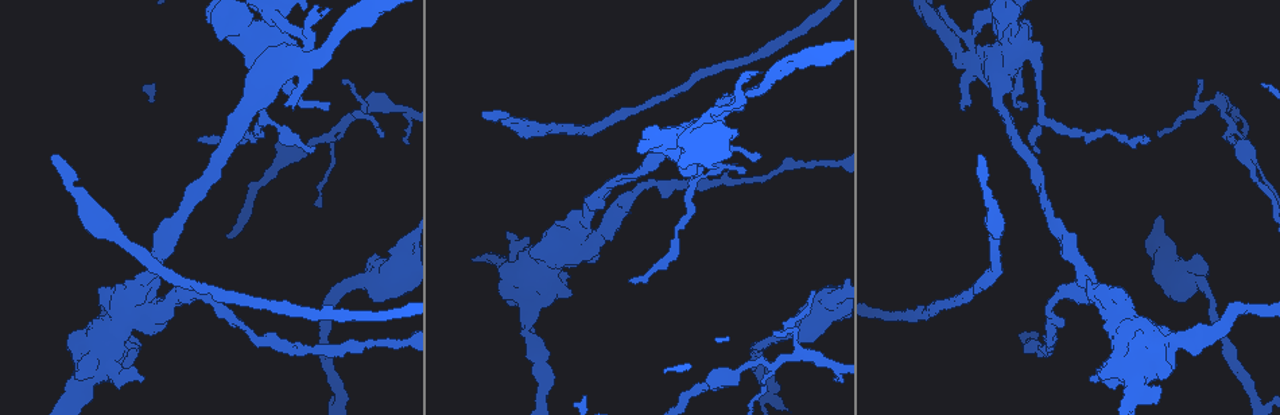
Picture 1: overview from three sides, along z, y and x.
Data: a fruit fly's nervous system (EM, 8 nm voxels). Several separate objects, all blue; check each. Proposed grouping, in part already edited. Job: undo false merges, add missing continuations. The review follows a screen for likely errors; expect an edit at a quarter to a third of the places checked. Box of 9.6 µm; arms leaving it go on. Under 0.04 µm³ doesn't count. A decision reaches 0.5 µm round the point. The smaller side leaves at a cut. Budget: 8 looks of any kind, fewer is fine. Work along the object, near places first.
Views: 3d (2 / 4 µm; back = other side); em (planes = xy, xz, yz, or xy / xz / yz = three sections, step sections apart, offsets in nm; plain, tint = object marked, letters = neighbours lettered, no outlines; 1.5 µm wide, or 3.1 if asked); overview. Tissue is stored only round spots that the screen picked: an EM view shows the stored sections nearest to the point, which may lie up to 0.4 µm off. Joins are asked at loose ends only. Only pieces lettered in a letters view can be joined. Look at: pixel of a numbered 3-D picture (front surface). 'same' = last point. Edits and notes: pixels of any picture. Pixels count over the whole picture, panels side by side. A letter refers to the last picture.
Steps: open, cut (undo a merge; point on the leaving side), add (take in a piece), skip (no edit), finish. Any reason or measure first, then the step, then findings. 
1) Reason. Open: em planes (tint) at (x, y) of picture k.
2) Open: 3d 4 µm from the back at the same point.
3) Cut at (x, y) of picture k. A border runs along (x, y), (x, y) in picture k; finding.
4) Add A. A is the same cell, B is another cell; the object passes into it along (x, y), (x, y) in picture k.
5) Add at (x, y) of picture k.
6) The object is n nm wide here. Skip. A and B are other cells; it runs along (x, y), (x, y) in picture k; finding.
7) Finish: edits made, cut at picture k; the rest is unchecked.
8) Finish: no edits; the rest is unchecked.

Branch stops here. Open: em planes (letters) at (486, 119) of picture 1.

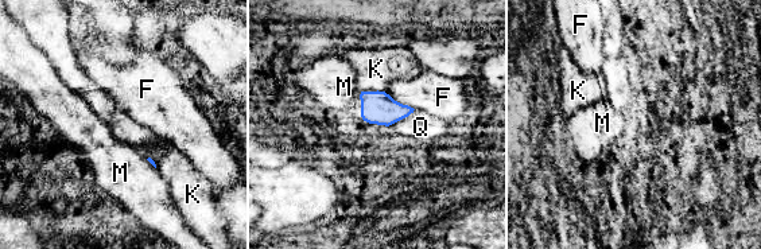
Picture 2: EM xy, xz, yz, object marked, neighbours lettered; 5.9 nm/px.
Skip. F, K, M and Q are other cells; a border runs along (415, 109), (388, 127) in picture 2; no lettered piece goes on from it.

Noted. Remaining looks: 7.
Calibre changes. Open: em planes (letters) at (1242, 150) of picture 1.

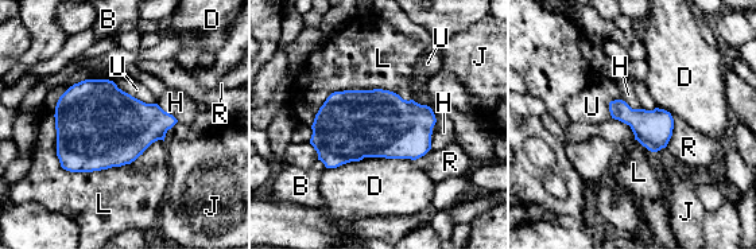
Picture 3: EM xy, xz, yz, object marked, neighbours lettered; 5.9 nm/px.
Skip. B, D, H, J, L, R and U are other cells; a border runs along (54, 127), (70, 171), (163, 140) in picture 3; all the same cell.

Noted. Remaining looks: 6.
Touches itself. Open: 3d 2 µm at (303, 59) of picture 1.

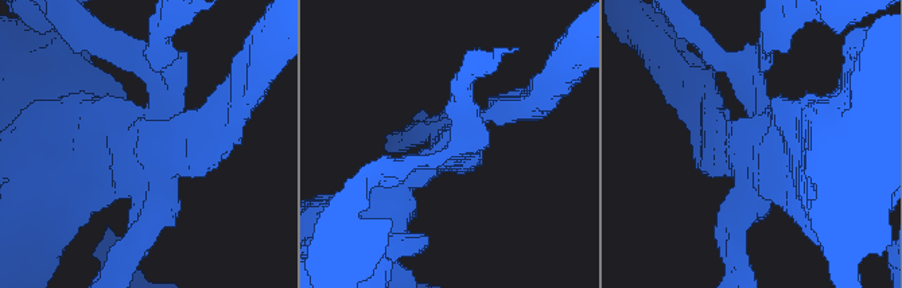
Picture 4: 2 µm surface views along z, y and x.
Open: em planes (tint) at (145, 143) of picture 4.

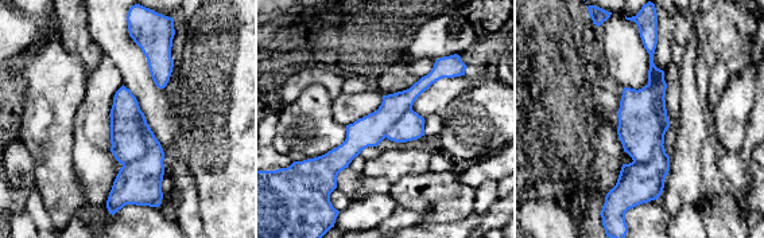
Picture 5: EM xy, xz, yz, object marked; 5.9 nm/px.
Open: em planes (letters) at the same point.

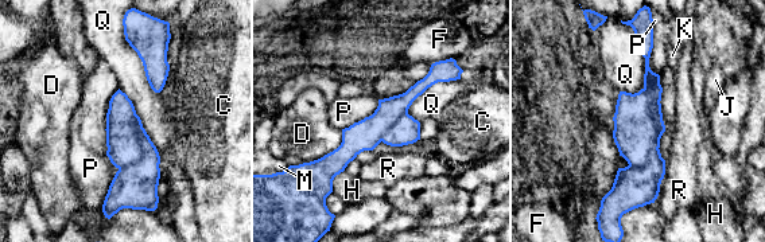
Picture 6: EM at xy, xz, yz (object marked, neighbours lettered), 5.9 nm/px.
Cut at (135, 186) of picture 6. C, D, F, H, J, K, M, P, Q and R are other cells; a second cell is stuck on.

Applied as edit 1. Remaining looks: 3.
Finish: edits made, cut at picture 6; the rest is unchecked.

